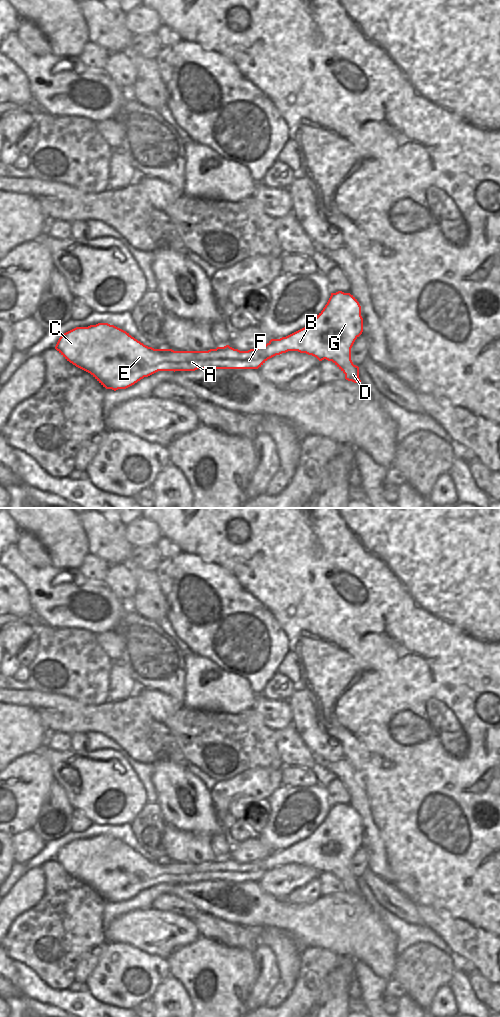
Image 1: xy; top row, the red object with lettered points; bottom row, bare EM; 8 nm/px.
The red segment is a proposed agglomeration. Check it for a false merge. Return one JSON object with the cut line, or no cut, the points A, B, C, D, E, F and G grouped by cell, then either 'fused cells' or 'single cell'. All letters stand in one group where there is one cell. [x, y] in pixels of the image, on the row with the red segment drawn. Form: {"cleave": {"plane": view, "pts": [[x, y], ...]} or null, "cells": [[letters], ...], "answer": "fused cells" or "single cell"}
{"cleave": null, "cells": [["A", "B", "C", "D", "E", "F", "G"]], "answer": "single cell"}

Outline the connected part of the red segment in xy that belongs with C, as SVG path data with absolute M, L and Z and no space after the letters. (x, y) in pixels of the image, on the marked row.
M338 291L331 296L323 310L304 328L280 339L271 339L266 345L248 351L240 351L229 345L217 347L208 351L174 351L172 349L154 349L148 347L132 337L126 331L108 323L98 323L88 327L76 327L64 333L58 340L55 349L70 363L90 373L103 387L112 389L126 389L144 377L158 371L195 371L197 369L258 369L268 359L286 353L298 351L316 357L319 361L324 359L332 361L344 374L345 379L354 383L361 383L359 367L351 360L351 348L355 340L363 332L363 318L361 306L350 293Z

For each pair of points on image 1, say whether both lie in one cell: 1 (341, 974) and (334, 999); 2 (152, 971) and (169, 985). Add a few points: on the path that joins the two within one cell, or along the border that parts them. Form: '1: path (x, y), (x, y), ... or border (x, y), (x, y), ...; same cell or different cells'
1: path (339, 980), (335, 993); same cell
2: border (170, 974), (150, 998); different cells

